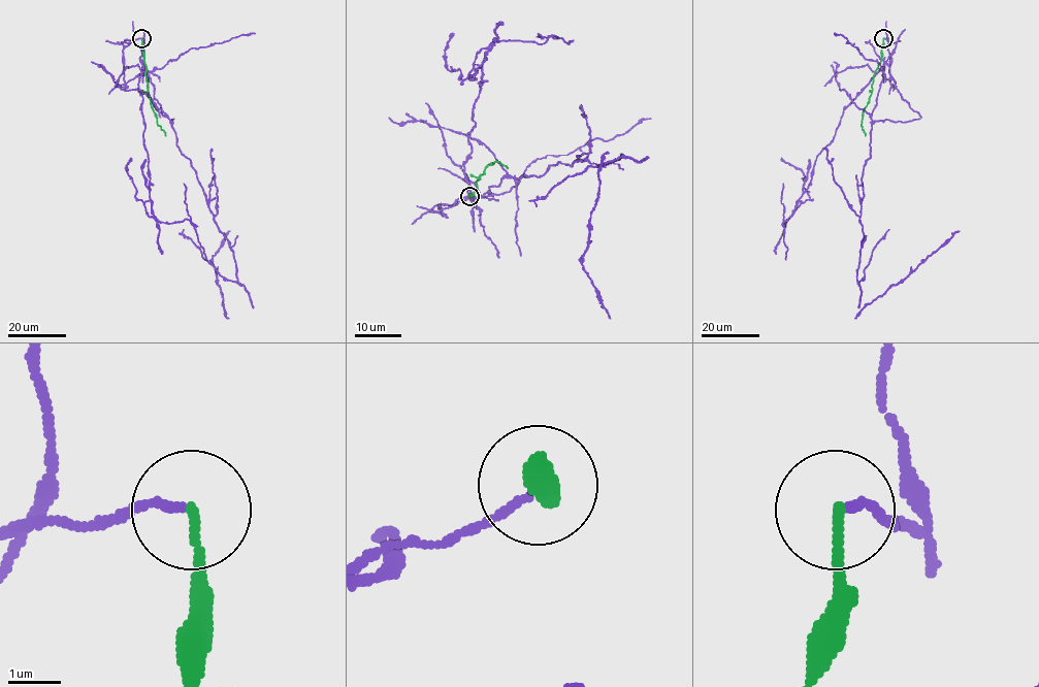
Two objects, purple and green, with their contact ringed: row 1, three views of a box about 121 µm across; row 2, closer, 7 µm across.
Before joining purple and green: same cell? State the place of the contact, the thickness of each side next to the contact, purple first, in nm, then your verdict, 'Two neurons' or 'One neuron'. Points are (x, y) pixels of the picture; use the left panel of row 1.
Place: (141, 38). Thickness 140 nm (purple) against 170 nm. Two neurons

